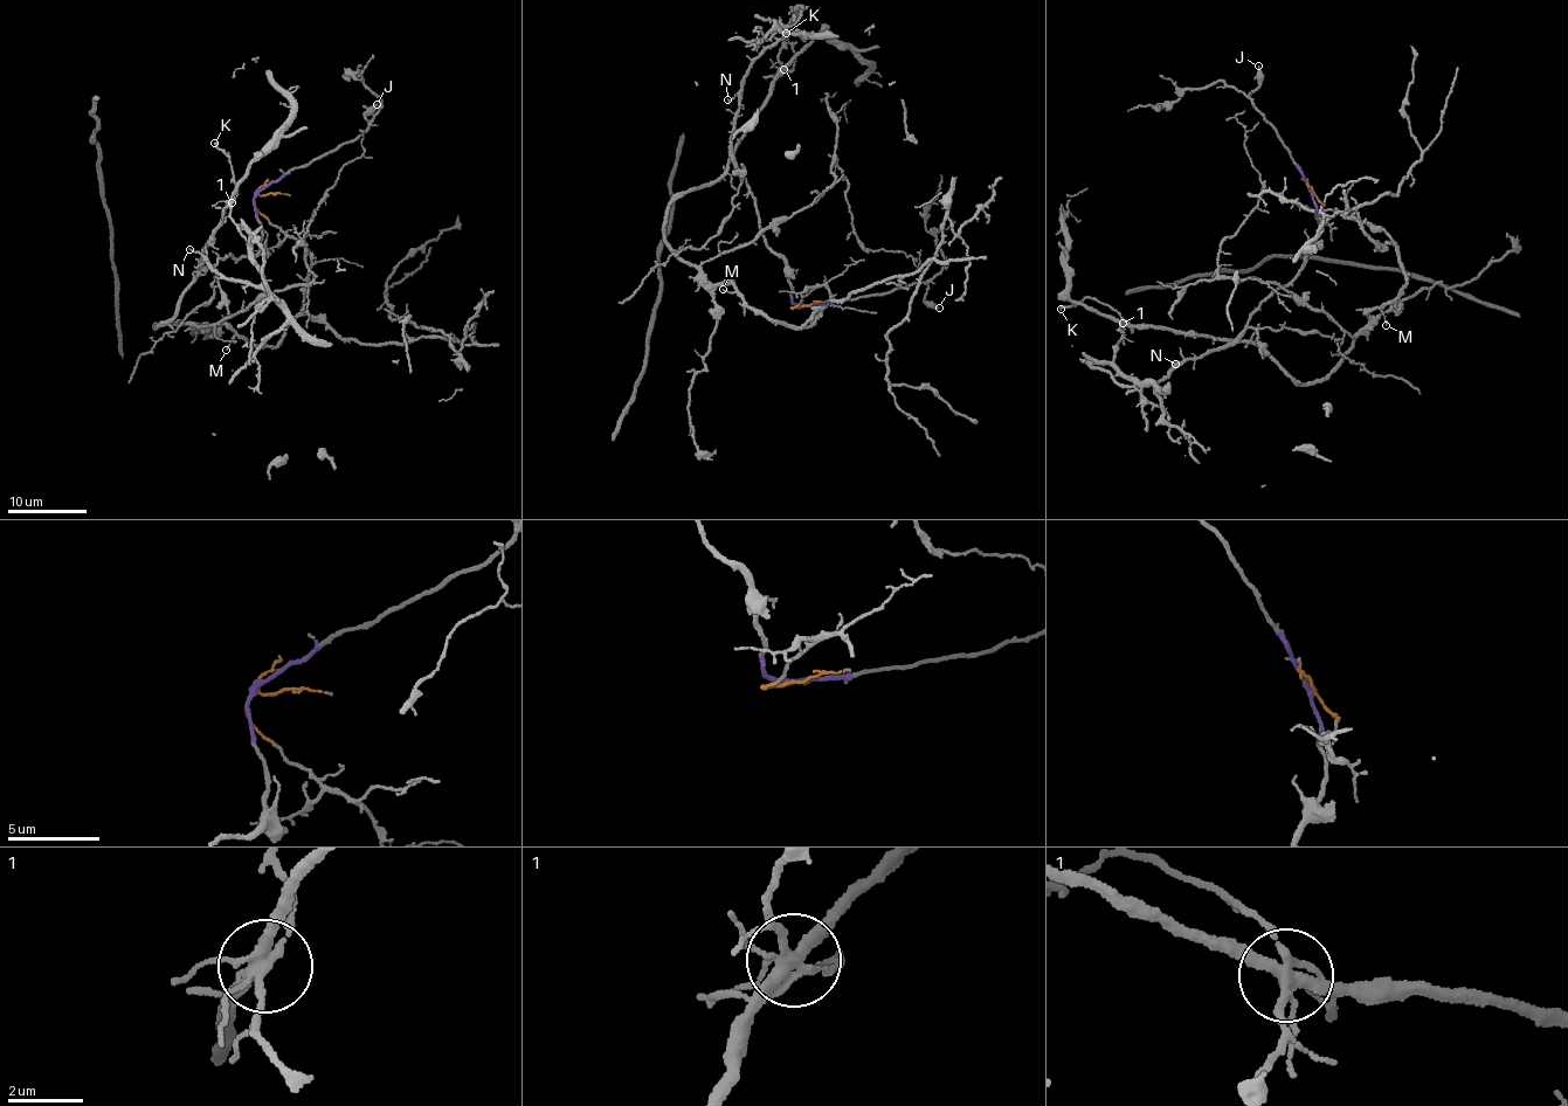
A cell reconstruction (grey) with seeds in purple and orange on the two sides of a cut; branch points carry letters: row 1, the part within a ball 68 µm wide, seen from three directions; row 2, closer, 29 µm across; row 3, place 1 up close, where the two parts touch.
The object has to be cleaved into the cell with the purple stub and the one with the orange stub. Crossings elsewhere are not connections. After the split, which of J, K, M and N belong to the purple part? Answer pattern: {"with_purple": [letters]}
{"with_purple": ["J", "K", "N"]}

